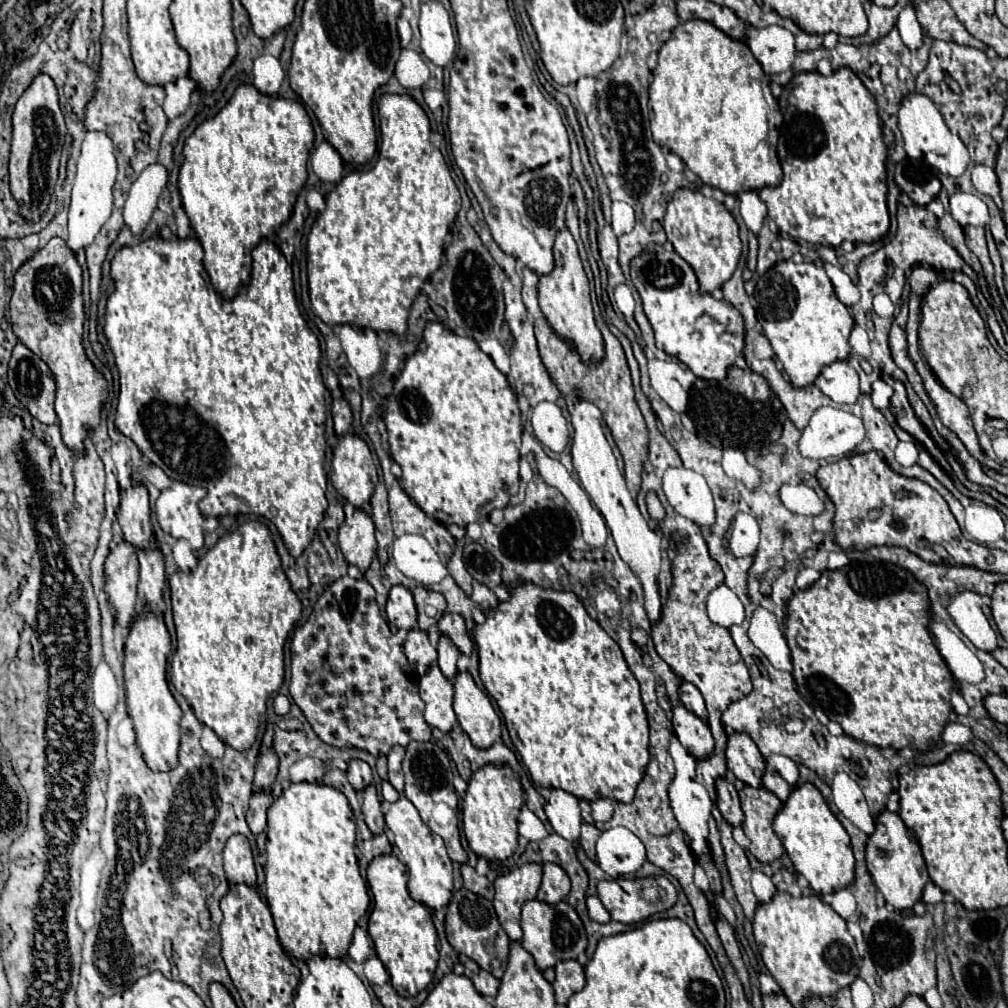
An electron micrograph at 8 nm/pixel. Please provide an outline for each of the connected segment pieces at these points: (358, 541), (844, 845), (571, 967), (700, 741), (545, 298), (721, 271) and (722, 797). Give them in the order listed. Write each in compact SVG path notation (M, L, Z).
M355 509L351 519L347 523L341 523L339 547L347 563L357 565L361 571L365 571L371 565L377 541L375 541L373 519L365 509Z
M813 783L795 785L783 801L781 811L773 819L773 829L783 841L787 855L797 873L801 873L815 893L831 893L847 887L855 877L855 857L851 851L849 835L839 819L831 813L821 791Z
M569 959L565 963L557 963L555 967L555 981L553 981L553 989L555 989L555 999L557 1003L565 1005L567 999L581 991L585 985L585 969L579 965L579 961Z
M683 705L673 707L673 717L671 717L675 735L679 737L681 745L697 759L703 759L713 753L713 737L709 731L709 725L693 715L689 709Z
M563 227L557 233L555 245L553 245L553 255L555 255L553 271L549 271L549 275L539 277L539 285L537 285L539 305L541 305L549 325L553 327L553 331L557 335L573 341L583 361L601 361L603 359L603 337L593 319L593 309L591 309L591 299L589 299L589 281L583 271L575 239L567 227Z
M683 187L671 197L663 227L675 251L693 267L703 293L713 293L713 289L721 287L733 275L741 255L741 239L739 225L723 203L705 197L701 191Z
M719 777L717 783L717 807L721 811L721 815L731 823L731 825L741 825L743 821L743 811L739 805L739 795L735 785L727 779L727 777Z

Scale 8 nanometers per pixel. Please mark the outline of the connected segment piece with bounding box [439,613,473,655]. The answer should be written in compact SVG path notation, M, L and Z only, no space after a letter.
M445 613L441 619L439 619L439 629L443 635L447 635L461 653L465 655L471 655L473 651L473 641L467 633L467 627L465 627L465 619L461 615L449 615Z

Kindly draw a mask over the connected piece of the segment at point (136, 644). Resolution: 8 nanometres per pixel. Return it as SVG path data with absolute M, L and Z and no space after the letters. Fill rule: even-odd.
M137 613L137 619L129 627L125 639L125 695L127 711L133 719L137 745L143 751L147 765L155 771L169 771L177 765L177 747L179 747L179 719L181 709L173 699L167 685L167 655L171 653L171 635L161 615Z

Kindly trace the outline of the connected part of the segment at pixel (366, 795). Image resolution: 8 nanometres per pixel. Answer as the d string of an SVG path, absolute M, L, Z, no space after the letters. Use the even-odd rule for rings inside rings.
M367 785L363 791L361 791L361 797L363 797L363 803L361 803L361 811L363 811L363 819L367 823L367 827L377 835L377 833L383 833L385 831L385 819L383 819L383 813L381 813L381 803L377 799L377 789L375 785Z

